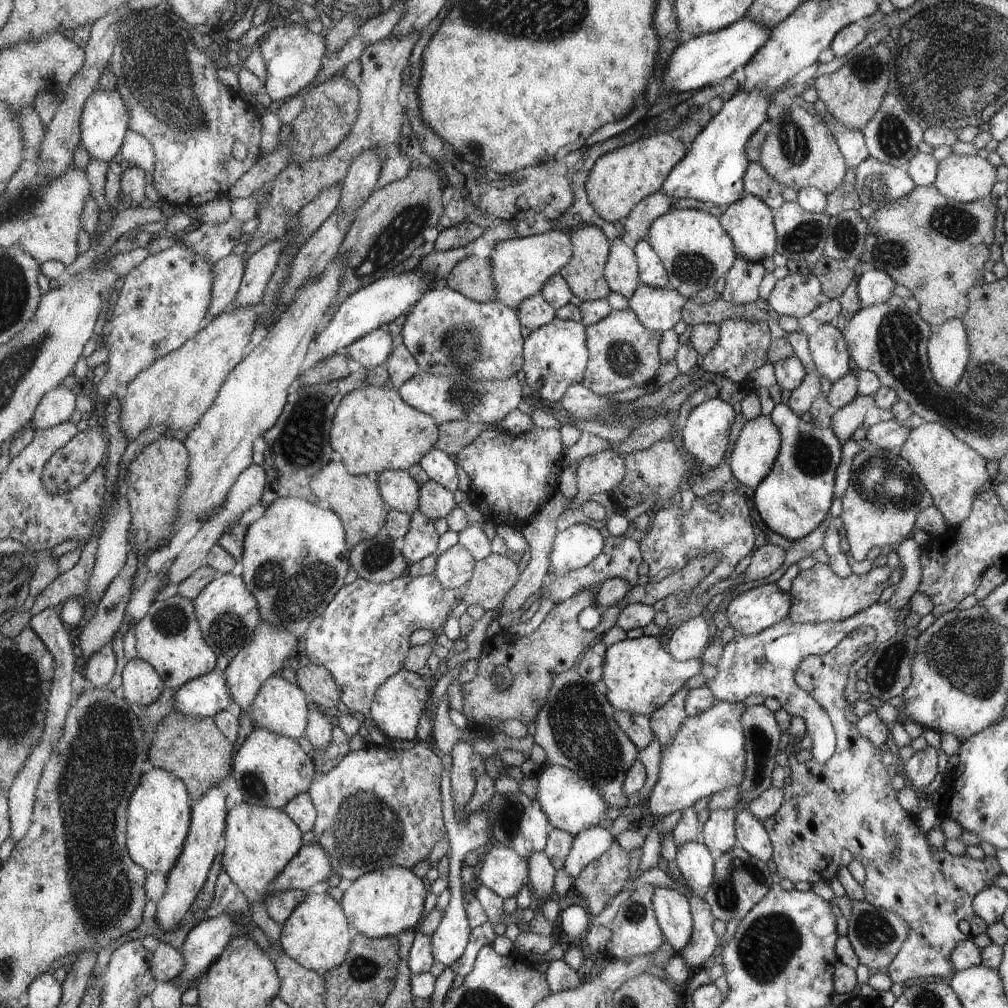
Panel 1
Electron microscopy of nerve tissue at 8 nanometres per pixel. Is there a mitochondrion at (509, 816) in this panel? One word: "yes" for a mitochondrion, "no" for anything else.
yes

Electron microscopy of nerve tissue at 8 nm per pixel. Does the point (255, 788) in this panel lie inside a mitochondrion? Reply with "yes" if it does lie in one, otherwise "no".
yes

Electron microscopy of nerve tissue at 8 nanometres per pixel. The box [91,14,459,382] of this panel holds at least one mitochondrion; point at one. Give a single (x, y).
(164, 80)

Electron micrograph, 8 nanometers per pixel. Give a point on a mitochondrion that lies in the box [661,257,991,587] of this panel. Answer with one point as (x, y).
(881, 486)

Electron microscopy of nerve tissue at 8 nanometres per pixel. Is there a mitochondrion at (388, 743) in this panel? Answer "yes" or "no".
no

